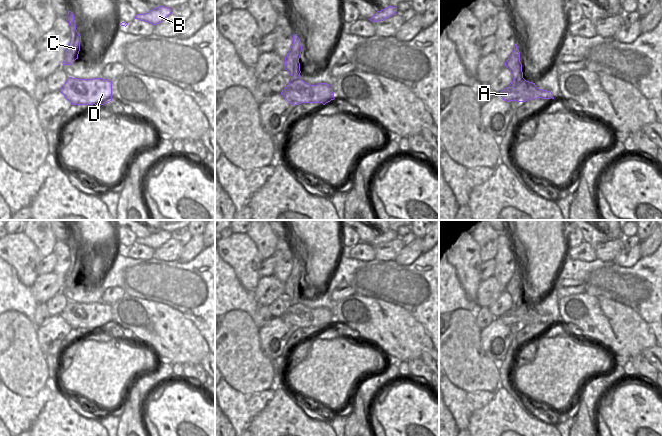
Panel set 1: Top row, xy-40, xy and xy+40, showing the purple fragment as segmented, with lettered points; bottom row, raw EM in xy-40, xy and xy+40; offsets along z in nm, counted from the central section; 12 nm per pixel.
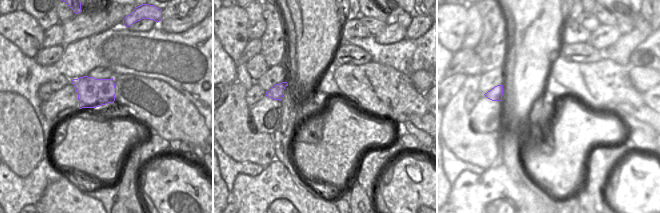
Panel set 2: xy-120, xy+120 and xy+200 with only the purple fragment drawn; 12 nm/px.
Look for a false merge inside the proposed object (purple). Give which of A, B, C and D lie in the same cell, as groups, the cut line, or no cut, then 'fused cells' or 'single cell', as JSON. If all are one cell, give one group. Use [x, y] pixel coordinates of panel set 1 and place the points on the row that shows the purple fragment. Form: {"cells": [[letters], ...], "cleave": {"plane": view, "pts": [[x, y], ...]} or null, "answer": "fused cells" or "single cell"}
{"cells": [["A", "D"], ["B", "C"]], "cleave": {"plane": "xy+40", "pts": [[522, 77], [517, 82], [513, 81]]}, "answer": "fused cells"}

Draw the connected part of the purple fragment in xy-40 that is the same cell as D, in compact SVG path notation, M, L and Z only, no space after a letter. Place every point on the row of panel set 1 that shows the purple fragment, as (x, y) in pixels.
M69 77L60 89L72 105L93 105L97 107L112 101L112 81L103 78L79 79Z

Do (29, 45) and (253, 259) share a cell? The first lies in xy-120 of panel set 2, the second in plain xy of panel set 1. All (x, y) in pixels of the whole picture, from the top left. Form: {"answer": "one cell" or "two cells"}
{"answer": "one cell"}

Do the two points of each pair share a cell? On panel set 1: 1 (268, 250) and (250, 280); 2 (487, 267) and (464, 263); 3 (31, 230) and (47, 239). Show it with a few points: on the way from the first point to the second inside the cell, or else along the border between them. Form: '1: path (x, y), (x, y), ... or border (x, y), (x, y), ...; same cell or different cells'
1: border (251, 238), (263, 260); different cells
2: border (483, 262), (480, 266), (480, 280); different cells
3: path (35, 230), (43, 236); same cell

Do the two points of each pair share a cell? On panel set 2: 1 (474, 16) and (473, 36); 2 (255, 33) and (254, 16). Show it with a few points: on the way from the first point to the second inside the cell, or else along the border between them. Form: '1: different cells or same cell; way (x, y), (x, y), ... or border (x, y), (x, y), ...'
1: same cell; way (474, 21), (474, 31)
2: same cell; way (255, 29), (255, 20)

